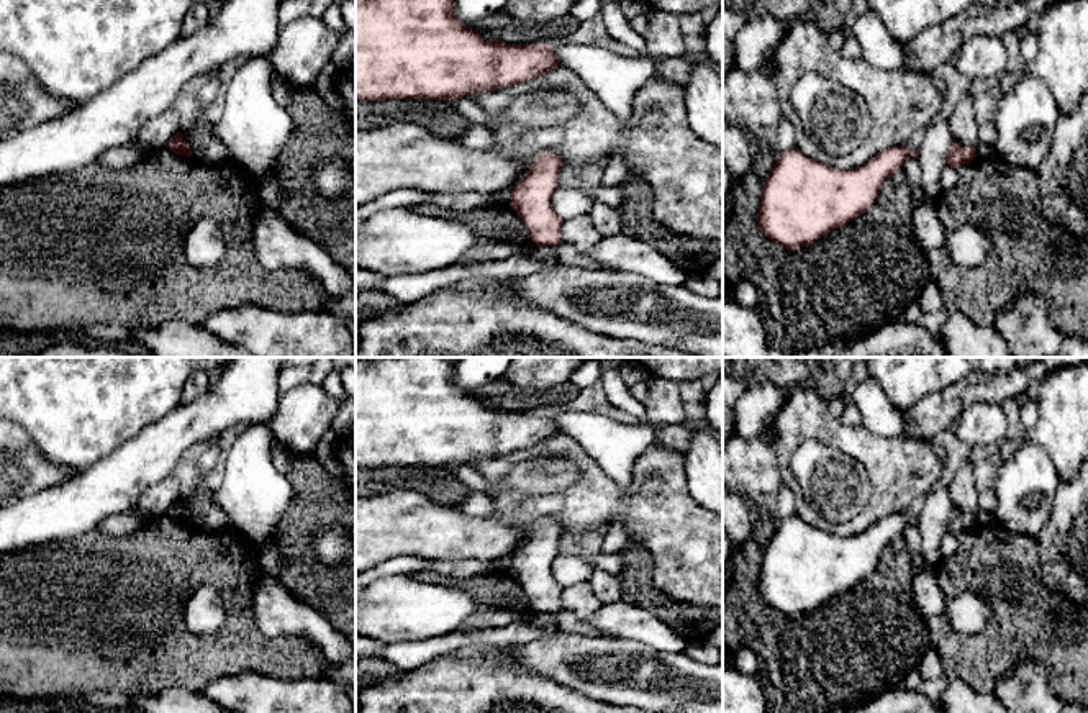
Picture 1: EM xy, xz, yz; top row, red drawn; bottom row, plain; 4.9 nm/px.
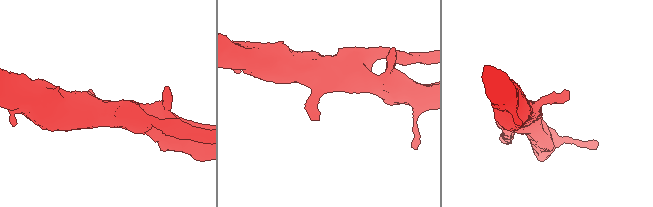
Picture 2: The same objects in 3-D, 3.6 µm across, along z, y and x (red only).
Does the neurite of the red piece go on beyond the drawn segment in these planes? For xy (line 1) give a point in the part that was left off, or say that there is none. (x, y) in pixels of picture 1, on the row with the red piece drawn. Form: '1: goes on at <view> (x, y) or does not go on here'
1: does not go on here

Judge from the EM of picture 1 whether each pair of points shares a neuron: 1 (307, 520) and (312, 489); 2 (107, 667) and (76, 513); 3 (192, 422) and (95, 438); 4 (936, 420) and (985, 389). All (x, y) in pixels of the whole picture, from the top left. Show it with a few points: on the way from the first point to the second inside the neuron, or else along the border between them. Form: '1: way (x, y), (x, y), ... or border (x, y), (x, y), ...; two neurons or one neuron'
1: way (310, 512), (312, 497); one neuron
2: border (95, 528), (72, 538), (43, 544); two neurons
3: border (176, 407), (112, 451); two neurons
4: way (947, 407), (959, 395), (972, 390); one neuron

